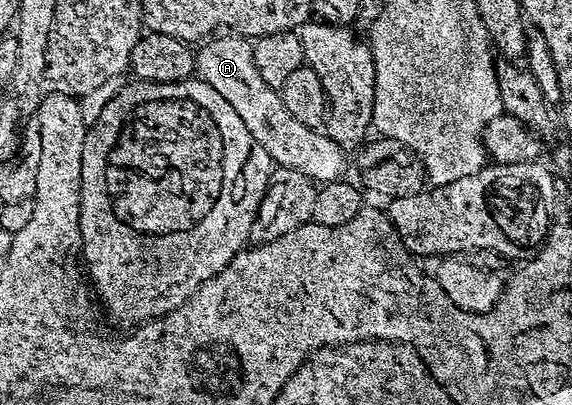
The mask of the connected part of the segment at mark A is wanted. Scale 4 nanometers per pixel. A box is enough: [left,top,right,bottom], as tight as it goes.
[196,33,346,183]

